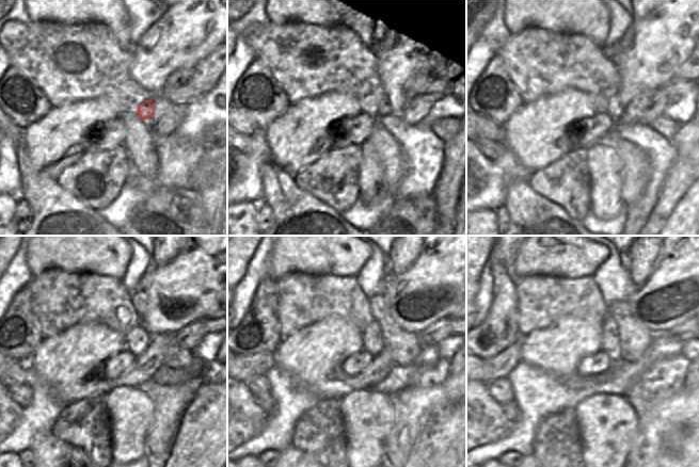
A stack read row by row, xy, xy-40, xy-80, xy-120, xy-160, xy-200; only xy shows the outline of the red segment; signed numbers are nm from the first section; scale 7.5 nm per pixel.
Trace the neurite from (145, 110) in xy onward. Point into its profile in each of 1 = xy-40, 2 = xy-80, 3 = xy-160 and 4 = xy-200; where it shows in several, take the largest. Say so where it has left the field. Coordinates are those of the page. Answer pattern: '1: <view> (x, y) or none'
1: xy-40 (384, 109)
2: xy-80 (616, 106)
3: xy-160 (371, 336)
4: xy-200 (609, 338)

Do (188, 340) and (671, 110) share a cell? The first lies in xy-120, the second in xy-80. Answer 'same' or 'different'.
different

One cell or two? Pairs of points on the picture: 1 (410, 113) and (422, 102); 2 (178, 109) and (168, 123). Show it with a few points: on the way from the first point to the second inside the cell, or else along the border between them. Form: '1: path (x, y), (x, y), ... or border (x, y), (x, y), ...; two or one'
1: path (413, 111), (418, 106); one
2: path (177, 112), (171, 119); one

